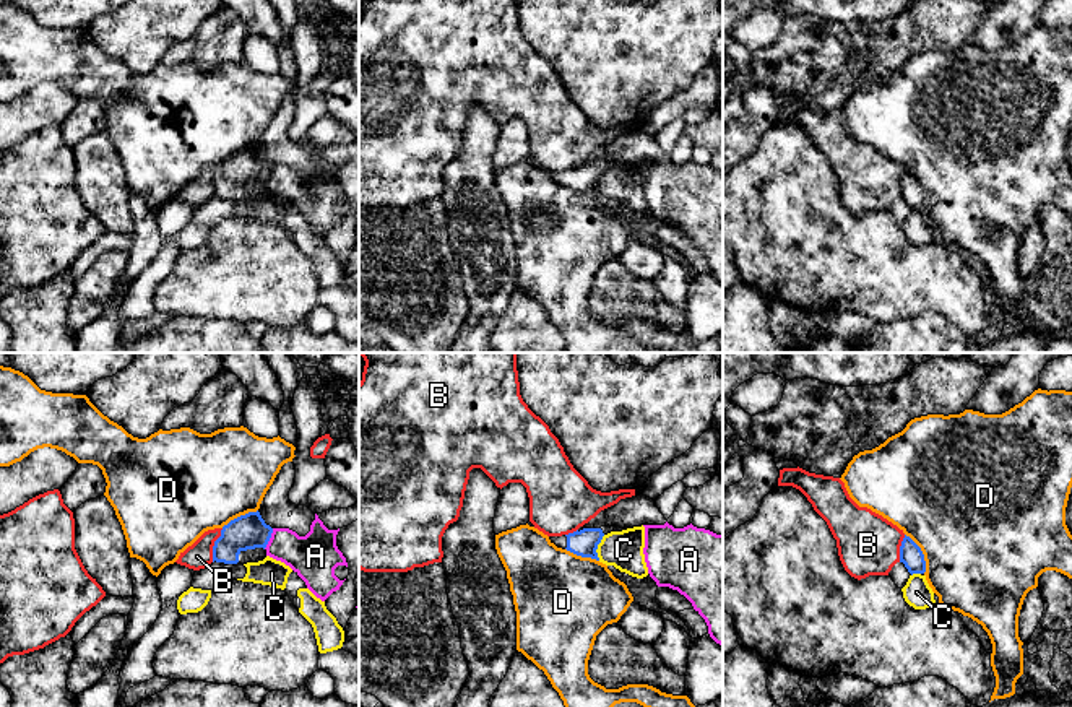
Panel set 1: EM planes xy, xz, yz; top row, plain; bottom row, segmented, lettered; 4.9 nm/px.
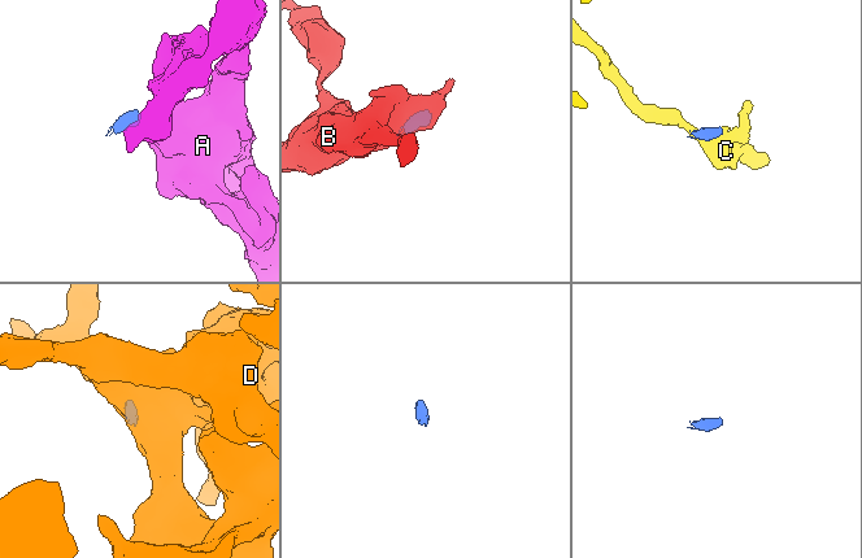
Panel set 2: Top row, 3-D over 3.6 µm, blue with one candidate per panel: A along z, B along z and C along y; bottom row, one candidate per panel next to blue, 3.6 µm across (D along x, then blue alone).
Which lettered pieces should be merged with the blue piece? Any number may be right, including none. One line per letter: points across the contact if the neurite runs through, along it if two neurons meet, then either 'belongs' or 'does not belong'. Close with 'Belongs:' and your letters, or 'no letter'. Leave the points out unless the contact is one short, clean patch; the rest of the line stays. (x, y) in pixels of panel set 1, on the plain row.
A: border xy (273, 164), (263, 184); does not belong
B: border xy (223, 164), (215, 177), (211, 197); does not belong
C: border xz (605, 171), (596, 186), (598, 195); does not belong
D: border yz (905, 169), (920, 184), (925, 208); does not belong
Belongs: no letter

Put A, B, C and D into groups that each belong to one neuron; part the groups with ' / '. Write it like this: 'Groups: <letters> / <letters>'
Groups: A / B / C / D

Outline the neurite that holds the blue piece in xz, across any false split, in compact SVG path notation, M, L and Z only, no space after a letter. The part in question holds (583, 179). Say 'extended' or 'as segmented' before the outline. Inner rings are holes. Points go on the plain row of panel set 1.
extended | M583 164L580 167L577 166L562 172L549 172L549 176L557 184L567 185L581 193L591 193L599 197L596 185L603 172L604 169L601 164Z

